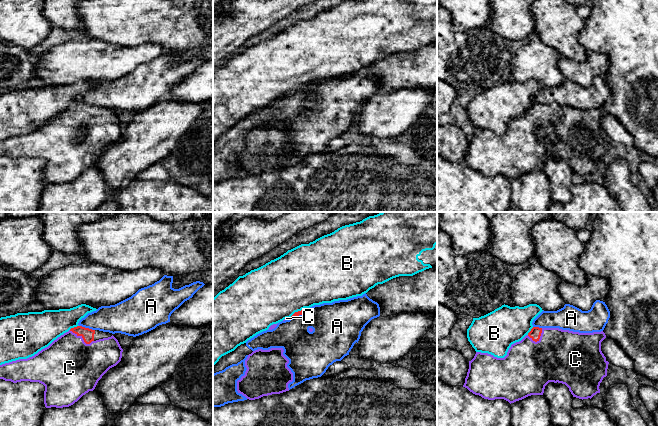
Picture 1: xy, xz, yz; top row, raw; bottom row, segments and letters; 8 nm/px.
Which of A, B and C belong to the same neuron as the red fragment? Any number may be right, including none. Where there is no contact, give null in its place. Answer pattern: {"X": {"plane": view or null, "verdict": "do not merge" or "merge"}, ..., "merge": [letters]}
{"A": {"plane": "xz", "verdict": "do not merge"}, "B": {"plane": "xz", "verdict": "do not merge"}, "C": {"plane": "xy", "verdict": "merge"}, "merge": ["C"]}

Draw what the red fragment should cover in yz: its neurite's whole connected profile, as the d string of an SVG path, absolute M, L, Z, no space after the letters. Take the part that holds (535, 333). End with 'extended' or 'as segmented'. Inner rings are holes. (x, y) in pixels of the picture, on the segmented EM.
M533 327L521 341L511 345L504 358L476 352L469 361L463 387L484 399L504 399L511 404L531 395L543 395L549 382L558 382L565 384L573 397L591 399L600 393L600 383L607 376L609 362L601 351L601 342L605 338L603 331L579 333Z; extended

